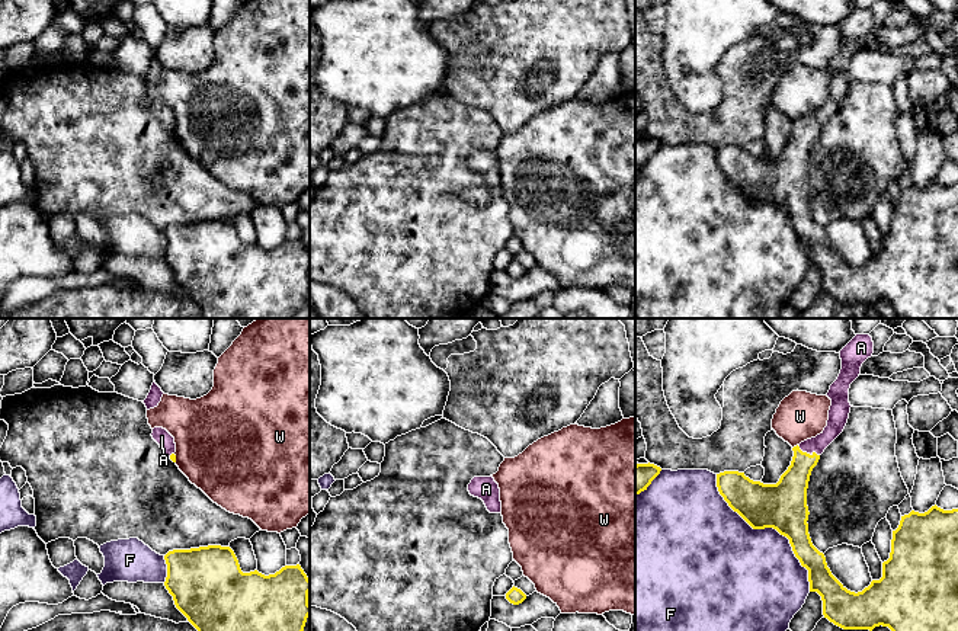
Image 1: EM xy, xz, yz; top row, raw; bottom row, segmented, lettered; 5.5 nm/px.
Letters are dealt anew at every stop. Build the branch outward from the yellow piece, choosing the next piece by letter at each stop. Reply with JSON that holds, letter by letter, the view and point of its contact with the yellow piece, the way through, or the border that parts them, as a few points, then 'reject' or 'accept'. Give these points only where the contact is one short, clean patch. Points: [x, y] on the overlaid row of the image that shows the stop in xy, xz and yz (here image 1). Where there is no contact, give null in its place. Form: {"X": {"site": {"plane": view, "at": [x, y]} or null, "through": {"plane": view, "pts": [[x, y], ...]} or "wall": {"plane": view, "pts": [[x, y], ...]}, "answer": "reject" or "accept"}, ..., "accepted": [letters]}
{"A": {"site": {"plane": "yz", "at": [808, 454]}, "through": {"plane": "yz", "pts": [[790, 493], [808, 454], [835, 428], [838, 419]]}, "answer": "accept"}, "F": {"site": {"plane": "yz", "at": [769, 527]}, "answer": "reject"}, "W": {"site": {"plane": "yz", "at": [794, 447]}, "answer": "reject"}, "accepted": ["A"]}

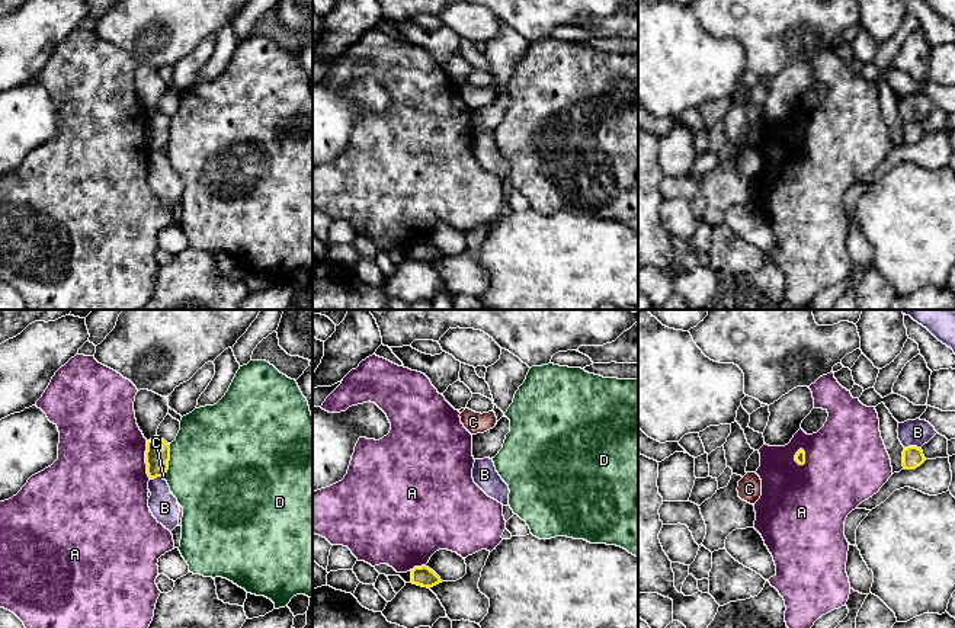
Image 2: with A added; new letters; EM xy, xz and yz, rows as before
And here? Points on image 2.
{"A": {"site": {"plane": "xy", "at": [146, 460]}, "answer": "reject"}, "B": {"site": {"plane": "yz", "at": [912, 447]}, "answer": "reject"}, "C": {"site": {"plane": "xy", "at": [151, 477]}, "wall": {"plane": "xy", "pts": [[150, 477], [153, 478]]}, "answer": "reject"}, "D": {"site": {"plane": "xy", "at": [169, 460]}, "answer": "reject"}, "accepted": []}

